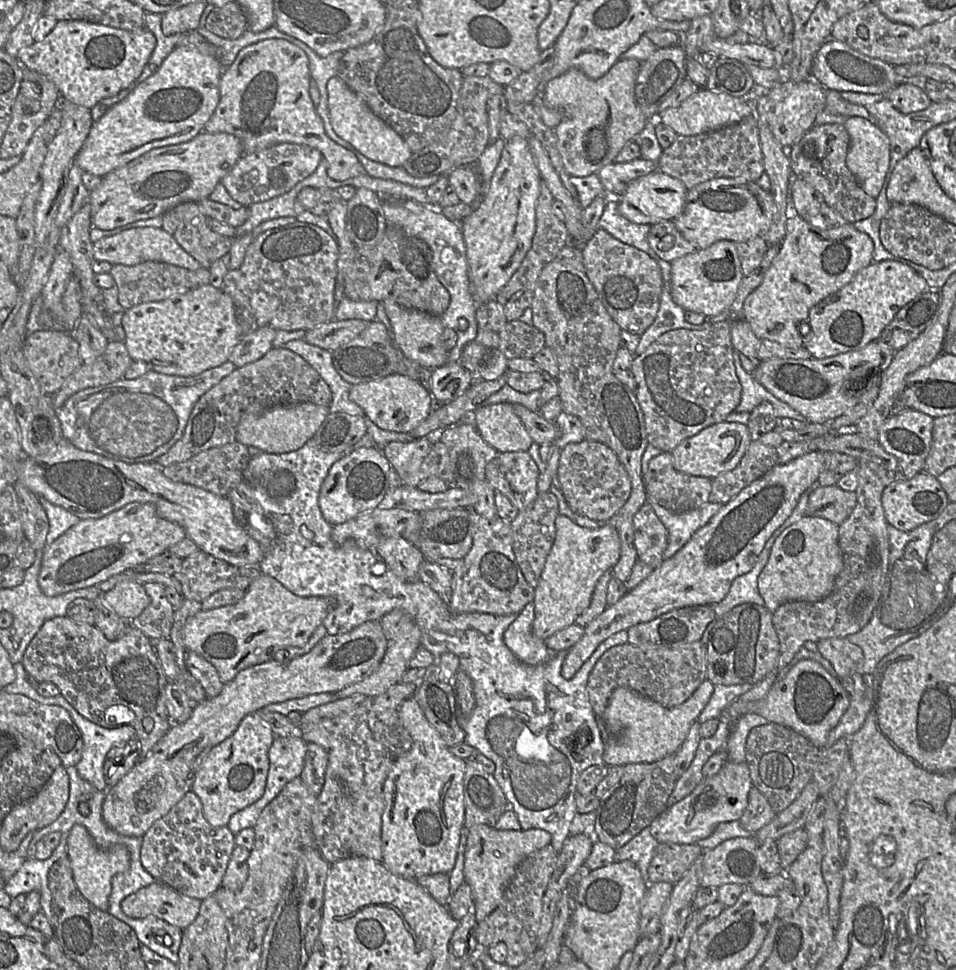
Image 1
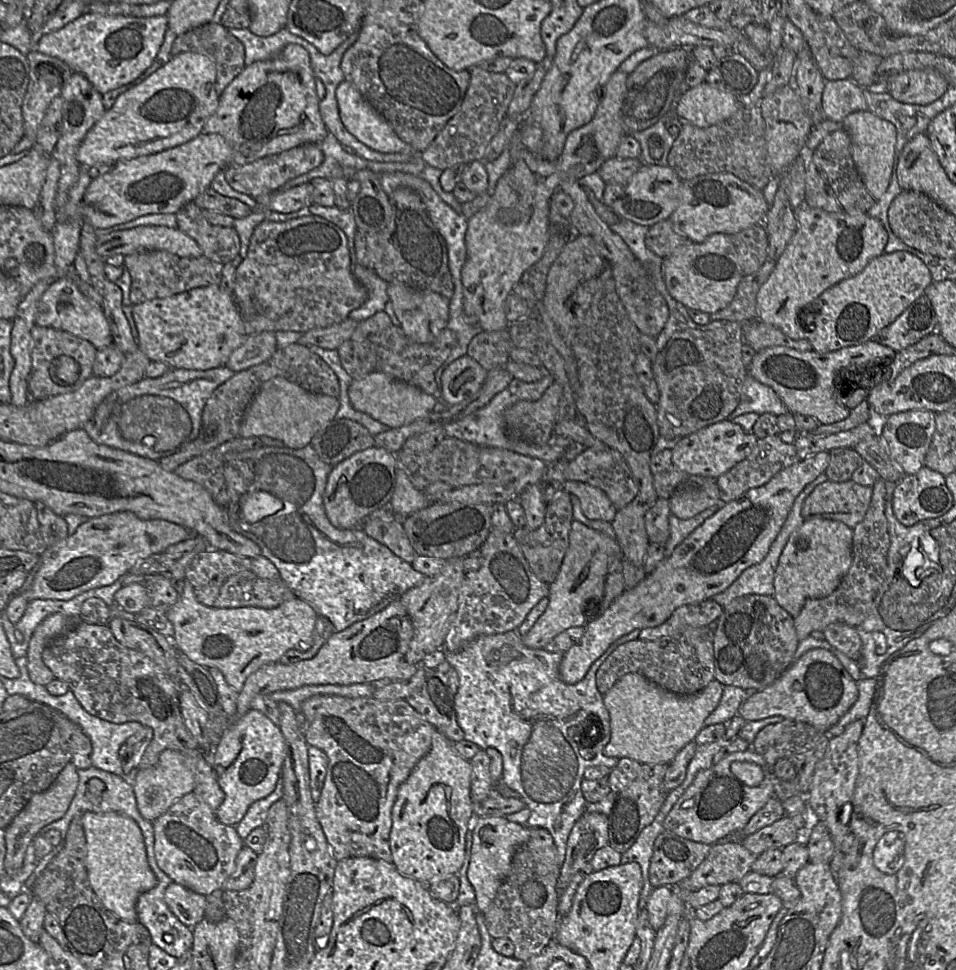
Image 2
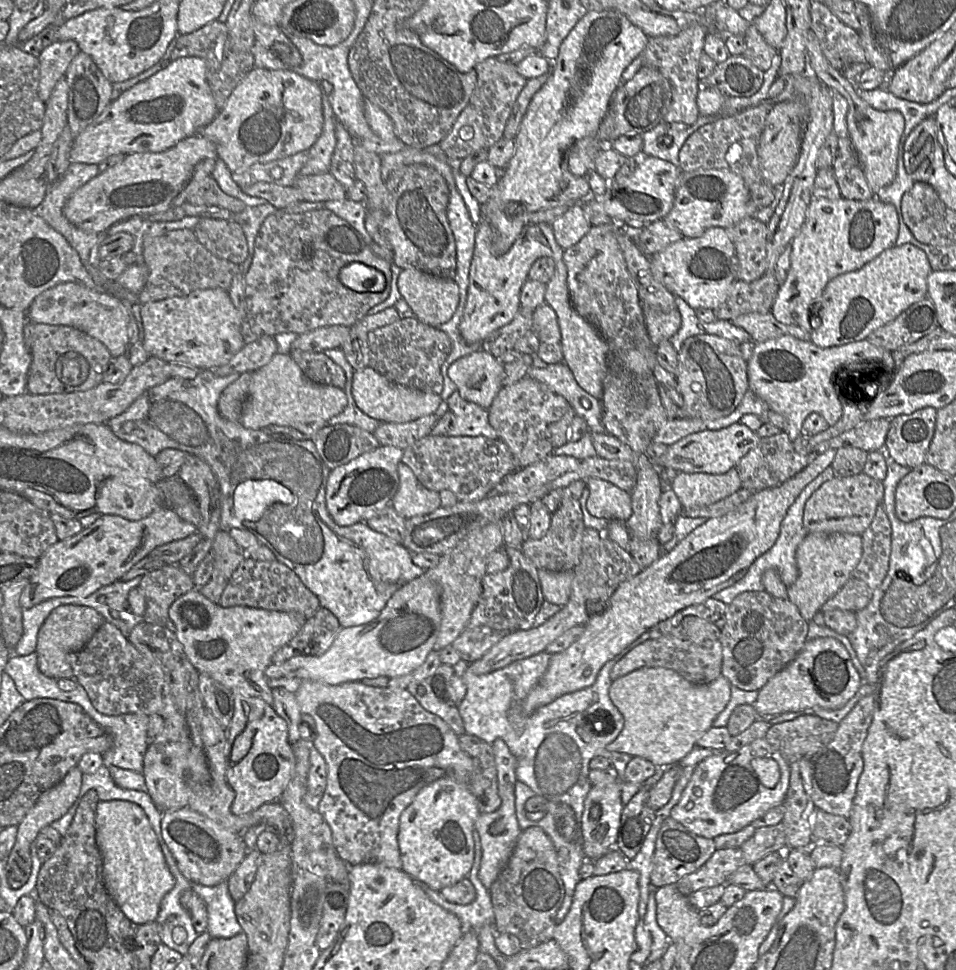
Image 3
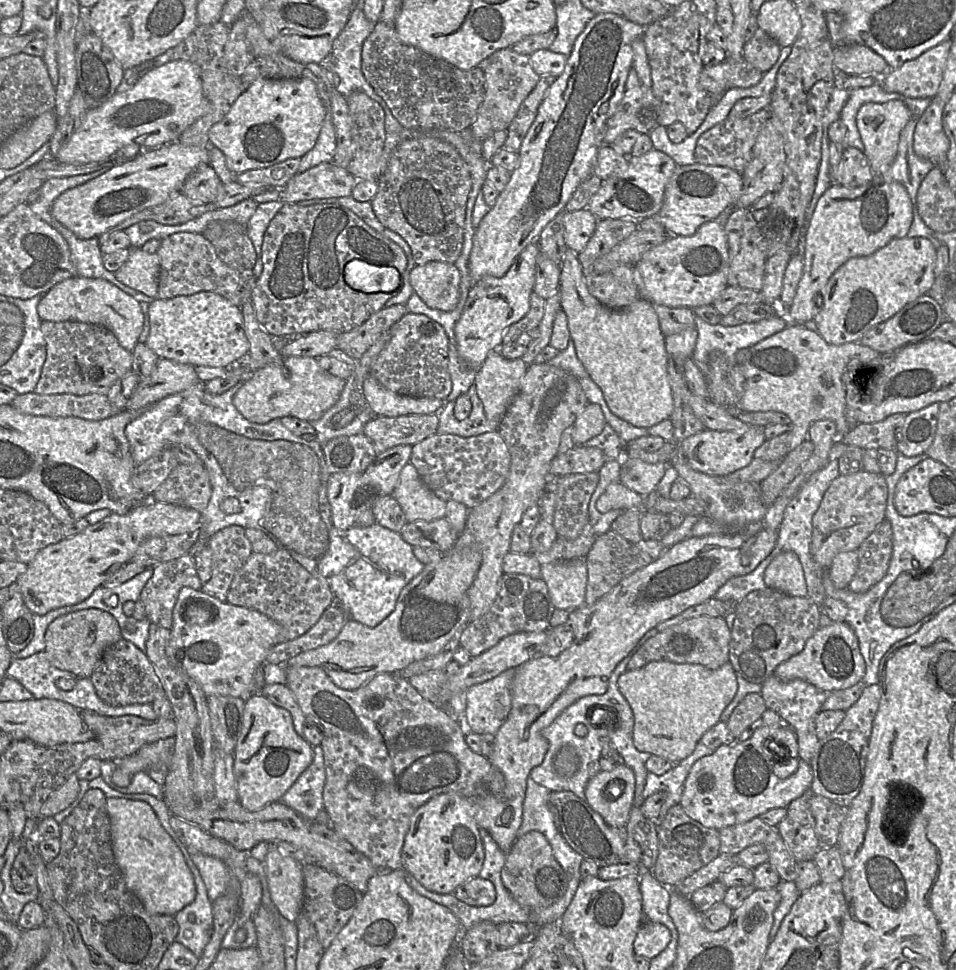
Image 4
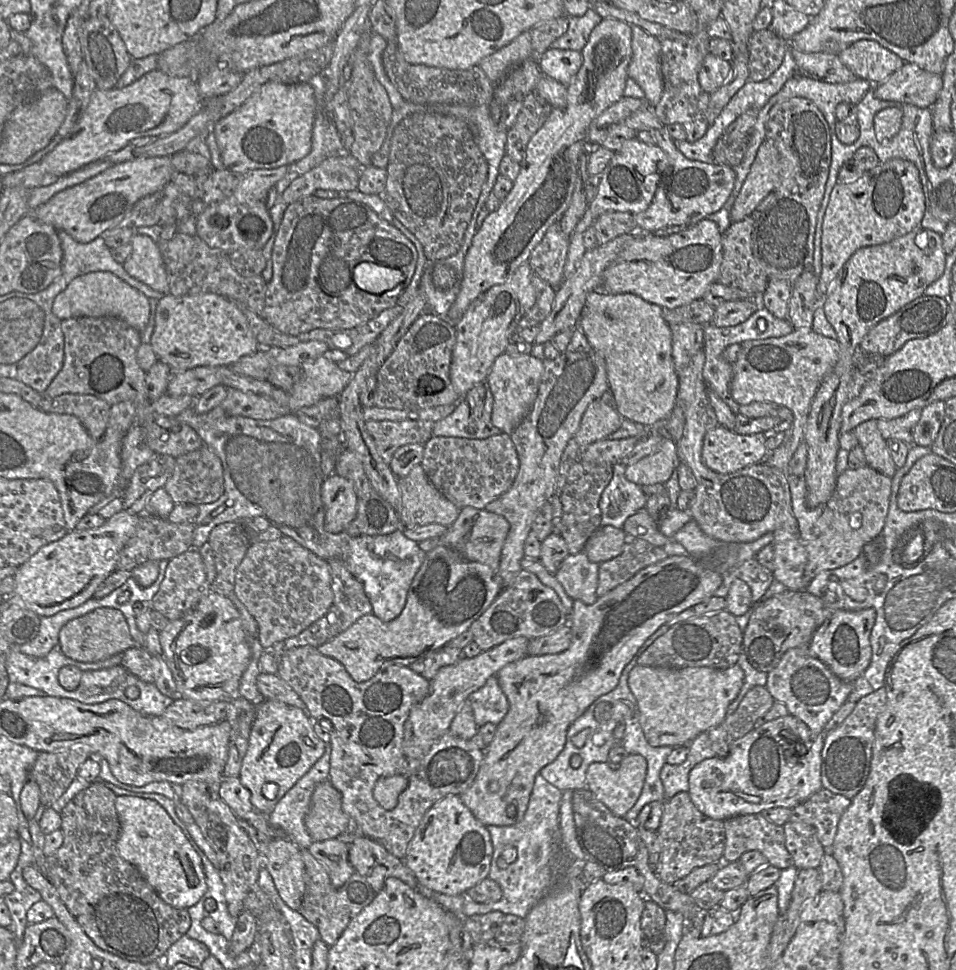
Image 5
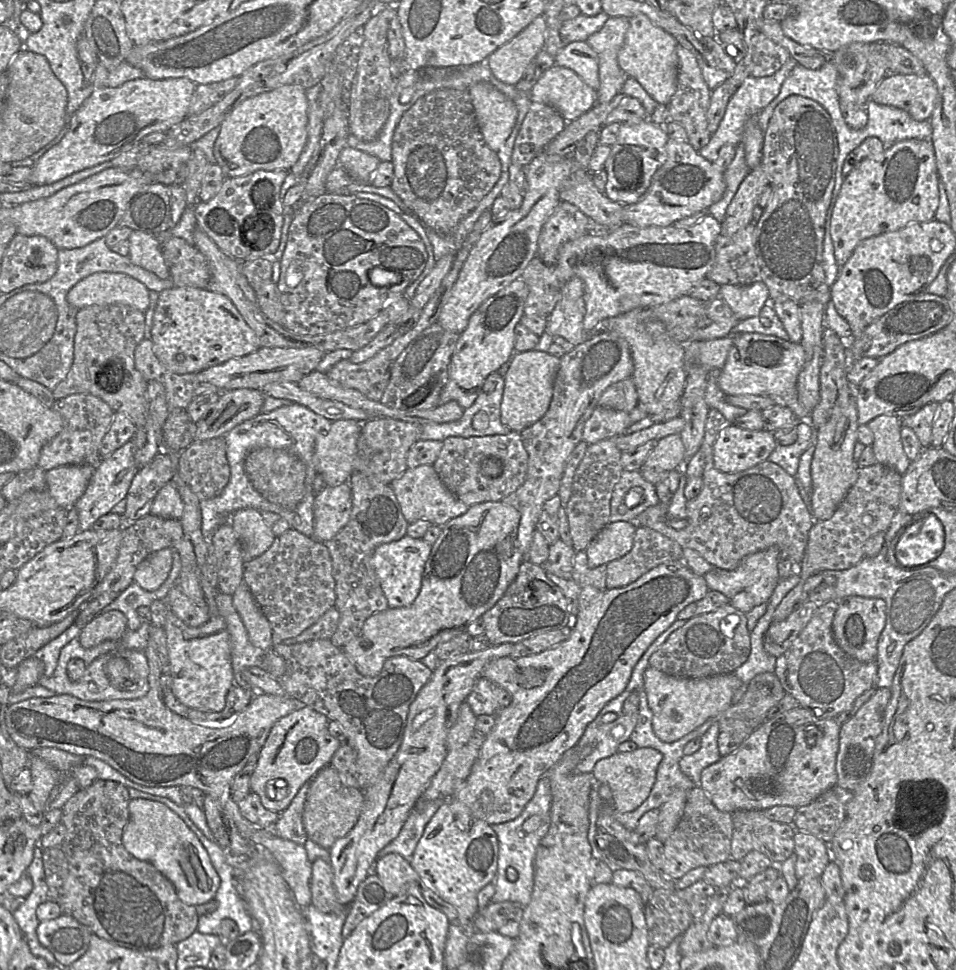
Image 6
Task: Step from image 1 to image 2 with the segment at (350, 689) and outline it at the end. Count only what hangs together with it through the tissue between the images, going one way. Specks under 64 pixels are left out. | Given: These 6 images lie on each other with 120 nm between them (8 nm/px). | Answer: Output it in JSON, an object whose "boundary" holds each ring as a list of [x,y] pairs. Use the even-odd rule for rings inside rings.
{"boundary":[[[453,558],[445,561],[441,572],[404,593],[399,601],[407,610],[411,619],[414,635],[405,655],[410,664],[420,663],[429,653],[443,648],[449,628],[455,618],[458,608],[458,596],[466,571],[463,568],[463,558]]]}

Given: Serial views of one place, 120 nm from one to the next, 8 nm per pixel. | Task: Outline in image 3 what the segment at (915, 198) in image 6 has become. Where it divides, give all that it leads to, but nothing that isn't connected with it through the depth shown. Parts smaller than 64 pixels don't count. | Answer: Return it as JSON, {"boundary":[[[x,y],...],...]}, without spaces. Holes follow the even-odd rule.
{"boundary":[[[811,191],[811,201],[808,205],[807,211],[806,211],[806,216],[805,220],[801,226],[800,231],[797,233],[797,235],[793,238],[793,240],[790,243],[790,268],[787,273],[787,277],[785,281],[779,285],[778,291],[776,298],[772,304],[772,307],[770,309],[770,312],[772,315],[775,317],[775,319],[785,325],[793,325],[793,326],[798,326],[802,328],[803,330],[807,331],[808,333],[811,333],[812,327],[810,324],[810,307],[813,303],[818,301],[818,299],[821,297],[822,292],[827,285],[827,283],[832,280],[834,277],[857,270],[864,266],[866,263],[869,261],[873,260],[875,257],[877,257],[881,252],[884,250],[888,249],[889,247],[895,245],[895,241],[898,236],[900,228],[900,217],[898,214],[897,209],[895,208],[894,205],[889,204],[889,203],[884,203],[880,201],[875,195],[868,199],[868,200],[849,200],[845,199],[843,197],[840,197],[838,199],[830,200],[827,198],[813,198],[812,197],[812,191]]]}

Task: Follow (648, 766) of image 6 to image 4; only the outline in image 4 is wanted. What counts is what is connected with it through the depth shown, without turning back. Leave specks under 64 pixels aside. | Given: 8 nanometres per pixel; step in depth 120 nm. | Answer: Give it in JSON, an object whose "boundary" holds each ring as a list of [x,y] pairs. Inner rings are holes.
{"boundary":[[[621,764],[611,771],[599,771],[593,776],[585,790],[585,799],[591,808],[599,813],[611,827],[624,828],[630,811],[634,806],[635,774],[626,764]]]}

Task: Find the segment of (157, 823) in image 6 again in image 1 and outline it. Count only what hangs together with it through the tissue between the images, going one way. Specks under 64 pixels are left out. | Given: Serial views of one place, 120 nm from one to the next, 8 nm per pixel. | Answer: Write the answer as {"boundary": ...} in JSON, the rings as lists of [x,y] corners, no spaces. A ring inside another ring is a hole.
{"boundary":[[[80,824],[72,827],[67,841],[67,855],[73,872],[73,879],[81,894],[102,911],[108,911],[112,892],[112,878],[129,868],[130,853],[125,846],[101,848],[96,845],[88,830]]]}

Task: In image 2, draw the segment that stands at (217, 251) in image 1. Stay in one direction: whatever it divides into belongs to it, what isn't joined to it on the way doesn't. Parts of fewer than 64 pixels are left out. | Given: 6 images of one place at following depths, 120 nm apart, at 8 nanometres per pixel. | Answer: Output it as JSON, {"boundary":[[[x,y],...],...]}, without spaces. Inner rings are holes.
{"boundary":[[[194,202],[185,204],[175,216],[177,229],[194,239],[208,259],[226,264],[238,257],[240,238],[235,228],[211,224]]]}

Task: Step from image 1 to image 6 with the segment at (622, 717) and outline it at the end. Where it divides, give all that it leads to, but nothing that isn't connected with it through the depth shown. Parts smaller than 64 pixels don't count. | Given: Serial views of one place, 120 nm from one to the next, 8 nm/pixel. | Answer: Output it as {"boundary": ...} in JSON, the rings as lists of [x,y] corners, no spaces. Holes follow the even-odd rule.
{"boundary":[[[648,667],[644,672],[644,691],[653,713],[652,728],[663,742],[673,743],[712,717],[718,717],[731,704],[732,697],[742,685],[734,674],[721,674],[703,678],[681,678]]]}

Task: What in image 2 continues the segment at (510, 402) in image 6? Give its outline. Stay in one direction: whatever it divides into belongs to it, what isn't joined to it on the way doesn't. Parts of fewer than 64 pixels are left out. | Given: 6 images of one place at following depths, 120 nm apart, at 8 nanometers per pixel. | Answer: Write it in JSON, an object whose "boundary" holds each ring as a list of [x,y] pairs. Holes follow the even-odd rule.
{"boundary":[[[468,355],[452,362],[441,377],[441,398],[449,405],[459,404],[481,389],[488,371]]]}

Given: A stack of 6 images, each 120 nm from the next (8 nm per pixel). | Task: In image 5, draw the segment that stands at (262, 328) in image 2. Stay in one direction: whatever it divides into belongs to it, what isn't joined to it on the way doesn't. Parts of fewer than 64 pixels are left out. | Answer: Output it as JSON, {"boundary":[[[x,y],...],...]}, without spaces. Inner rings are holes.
{"boundary":[[[314,195],[306,196],[287,205],[281,224],[274,233],[274,244],[271,253],[273,274],[271,280],[267,282],[263,318],[278,331],[292,336],[296,336],[298,334],[309,332],[315,329],[335,330],[352,329],[358,327],[375,318],[383,310],[397,305],[396,303],[398,297],[404,291],[404,286],[408,285],[414,275],[417,259],[418,251],[416,246],[400,230],[398,230],[386,220],[382,219],[367,205],[349,198],[323,199]],[[361,262],[375,263],[387,269],[399,269],[405,276],[405,282],[402,285],[399,285],[394,289],[380,295],[365,292],[356,286],[353,279],[354,267]]]}

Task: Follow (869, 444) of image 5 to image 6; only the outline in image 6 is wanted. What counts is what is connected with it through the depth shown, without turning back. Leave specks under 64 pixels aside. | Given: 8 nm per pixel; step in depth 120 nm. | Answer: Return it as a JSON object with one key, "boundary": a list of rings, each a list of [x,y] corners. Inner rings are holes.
{"boundary":[[[879,415],[867,423],[873,432],[871,447],[877,463],[888,466],[902,476],[911,461],[905,454],[901,441],[902,418],[891,415]]]}

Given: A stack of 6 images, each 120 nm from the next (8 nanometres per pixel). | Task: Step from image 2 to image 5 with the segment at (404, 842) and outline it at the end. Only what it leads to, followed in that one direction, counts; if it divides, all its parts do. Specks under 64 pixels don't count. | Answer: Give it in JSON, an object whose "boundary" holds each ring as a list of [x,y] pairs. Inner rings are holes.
{"boundary":[[[449,794],[424,814],[403,861],[414,873],[418,885],[446,895],[463,895],[488,877],[493,855],[490,834],[463,803],[459,795]]]}

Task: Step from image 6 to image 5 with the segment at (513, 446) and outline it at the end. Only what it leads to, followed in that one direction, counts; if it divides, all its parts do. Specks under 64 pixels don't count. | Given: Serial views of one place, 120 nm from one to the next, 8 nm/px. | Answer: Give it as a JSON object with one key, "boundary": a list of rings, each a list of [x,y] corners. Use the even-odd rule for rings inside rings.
{"boundary":[[[503,432],[486,439],[432,436],[424,444],[420,465],[432,485],[458,508],[484,509],[511,487],[519,458],[510,435]]]}

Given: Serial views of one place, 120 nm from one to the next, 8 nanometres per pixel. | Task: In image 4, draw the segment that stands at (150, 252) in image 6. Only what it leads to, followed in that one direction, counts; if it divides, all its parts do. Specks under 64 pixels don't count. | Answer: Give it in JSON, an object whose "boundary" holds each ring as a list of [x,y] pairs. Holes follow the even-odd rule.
{"boundary":[[[129,248],[125,263],[114,273],[121,283],[147,296],[156,298],[160,259],[158,254],[149,254],[141,248]]]}

